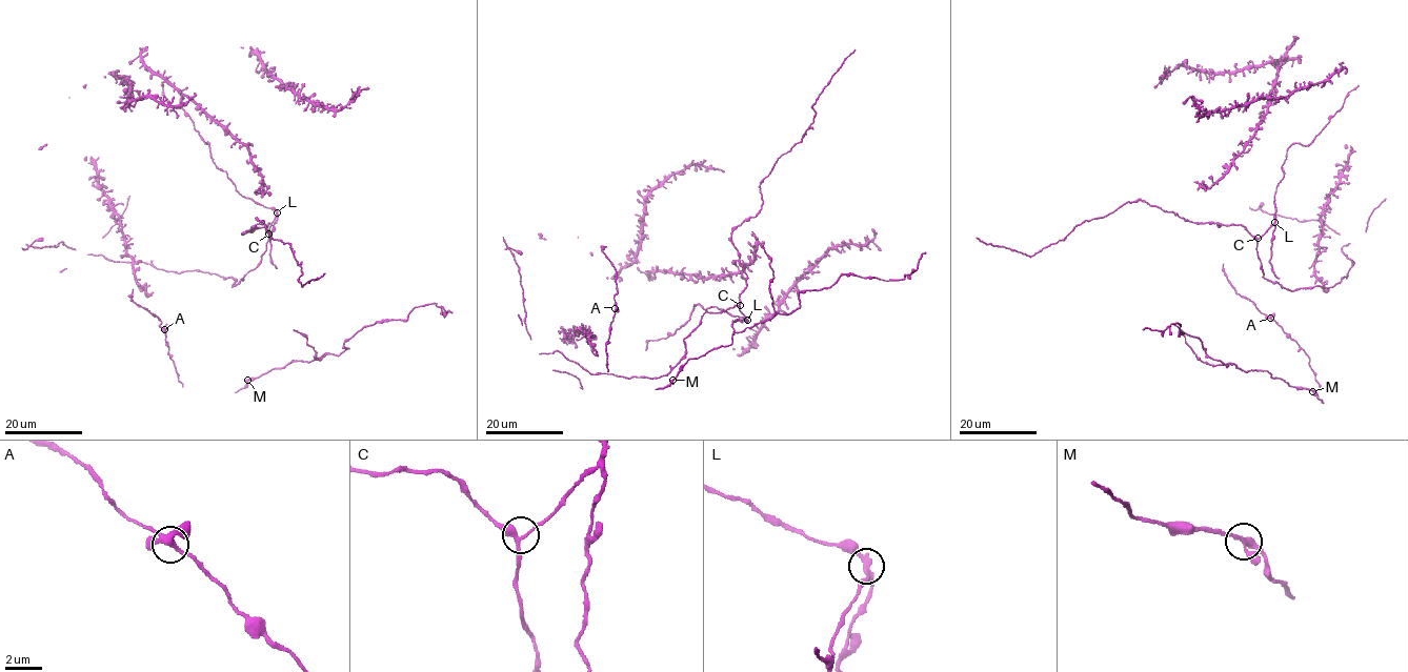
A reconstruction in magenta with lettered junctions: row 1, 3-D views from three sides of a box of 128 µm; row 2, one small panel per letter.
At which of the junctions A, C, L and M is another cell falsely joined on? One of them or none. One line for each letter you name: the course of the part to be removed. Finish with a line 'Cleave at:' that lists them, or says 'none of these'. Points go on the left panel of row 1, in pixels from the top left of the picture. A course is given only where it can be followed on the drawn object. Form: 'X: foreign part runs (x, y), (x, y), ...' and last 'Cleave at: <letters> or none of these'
L: foreign part runs (277, 212), (269, 257), (277, 268)
Cleave at: L

